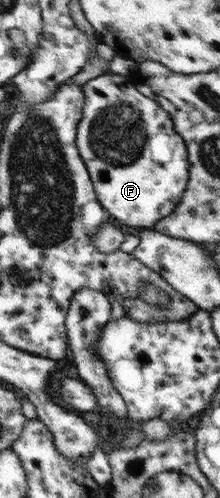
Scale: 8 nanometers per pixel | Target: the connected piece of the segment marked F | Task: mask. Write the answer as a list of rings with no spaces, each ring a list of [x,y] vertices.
[[[108,72],[105,75],[94,78],[87,82],[83,89],[87,94],[87,105],[85,106],[85,115],[83,122],[79,128],[79,147],[84,161],[91,170],[92,178],[95,182],[95,188],[99,192],[99,199],[103,205],[111,212],[112,216],[119,222],[130,226],[142,226],[145,229],[154,229],[160,221],[172,216],[182,204],[184,195],[186,194],[191,181],[191,155],[187,140],[184,135],[179,133],[176,121],[173,119],[172,113],[166,110],[156,99],[150,98],[147,94],[137,87],[132,78],[127,75]]]

